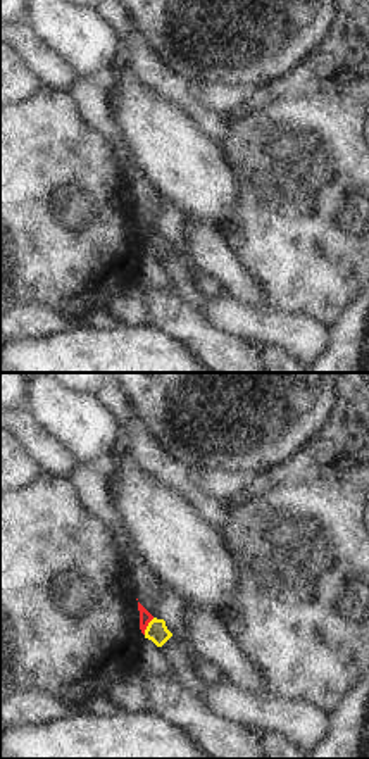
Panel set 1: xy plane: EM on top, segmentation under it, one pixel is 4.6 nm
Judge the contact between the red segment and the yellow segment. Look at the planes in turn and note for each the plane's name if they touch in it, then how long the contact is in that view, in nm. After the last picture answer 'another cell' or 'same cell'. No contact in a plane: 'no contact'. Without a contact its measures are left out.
contact in xy; length 90 nm

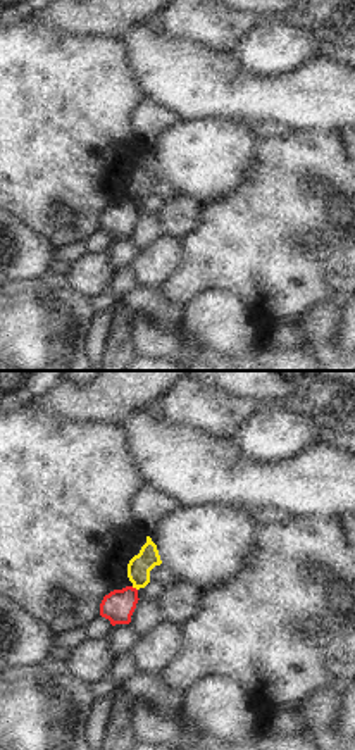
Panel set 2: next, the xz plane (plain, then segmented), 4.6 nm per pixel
contact in xz; length 40 nm

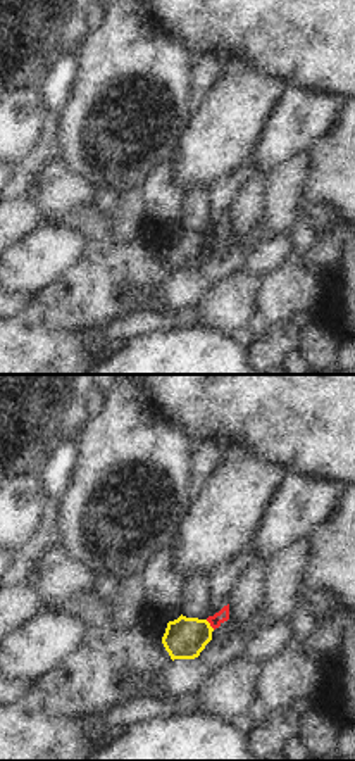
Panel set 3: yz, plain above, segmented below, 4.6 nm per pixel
contact in yz; length 60 nm

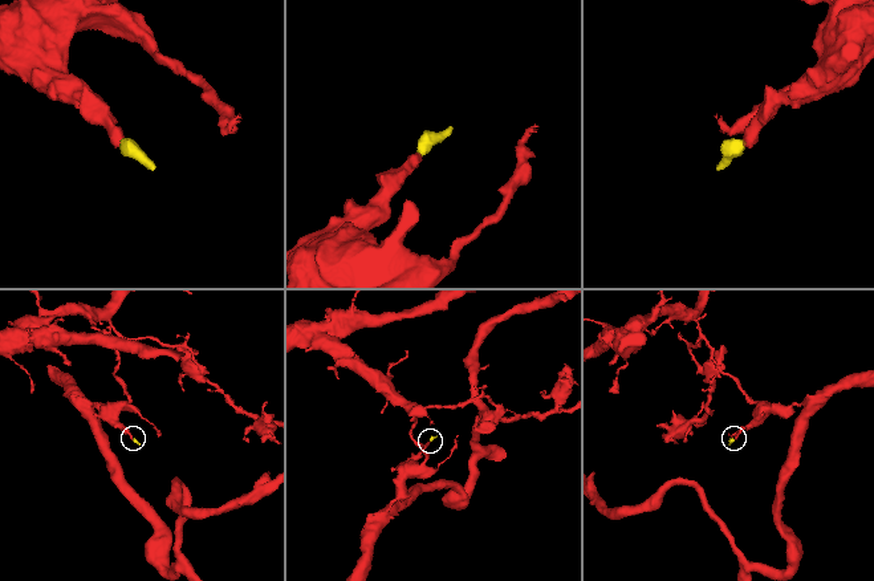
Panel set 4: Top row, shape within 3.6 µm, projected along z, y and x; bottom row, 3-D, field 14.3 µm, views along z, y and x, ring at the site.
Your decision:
another cell

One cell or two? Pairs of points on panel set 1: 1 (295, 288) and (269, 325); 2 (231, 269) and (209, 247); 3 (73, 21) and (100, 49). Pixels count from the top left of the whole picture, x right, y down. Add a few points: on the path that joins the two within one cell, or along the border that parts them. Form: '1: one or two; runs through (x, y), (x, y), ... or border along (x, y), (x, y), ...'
1: two; border along (268, 307), (278, 313), (309, 314), (319, 321)
2: one; runs through (226, 264), (214, 252)
3: one; runs through (80, 28), (93, 42)

